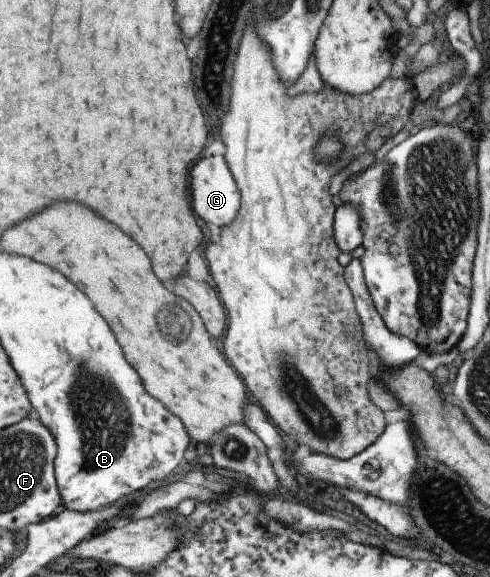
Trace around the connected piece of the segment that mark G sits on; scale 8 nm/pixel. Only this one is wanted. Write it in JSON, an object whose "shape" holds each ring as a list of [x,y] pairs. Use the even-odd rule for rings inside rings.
{"shape":[[[221,156],[201,158],[191,168],[189,178],[191,178],[191,200],[193,200],[193,192],[195,192],[193,210],[197,212],[197,216],[207,224],[215,224],[217,228],[231,224],[239,210],[239,192],[237,192],[237,186],[233,182],[233,176],[231,176],[225,160]]]}

